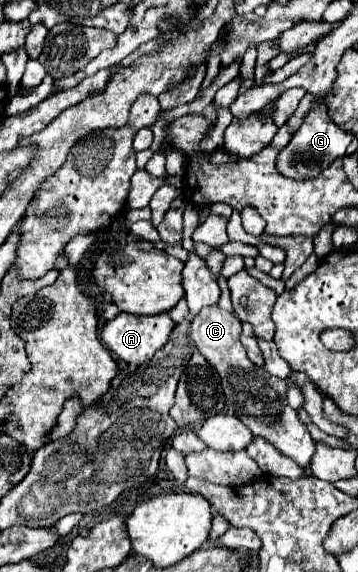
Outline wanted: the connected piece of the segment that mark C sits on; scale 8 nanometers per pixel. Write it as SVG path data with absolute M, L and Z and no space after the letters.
M219 306L203 308L191 320L191 328L189 328L189 336L195 344L195 348L219 372L225 398L235 408L237 418L241 422L245 422L245 426L253 432L253 436L265 438L283 456L291 458L299 468L309 472L311 460L315 456L315 440L307 432L307 426L299 420L297 412L287 402L285 392L287 392L287 384L291 384L291 380L281 380L281 378L269 376L269 372L255 366L247 358L245 348L239 342L239 334L241 334L239 318L227 310L221 310Z

